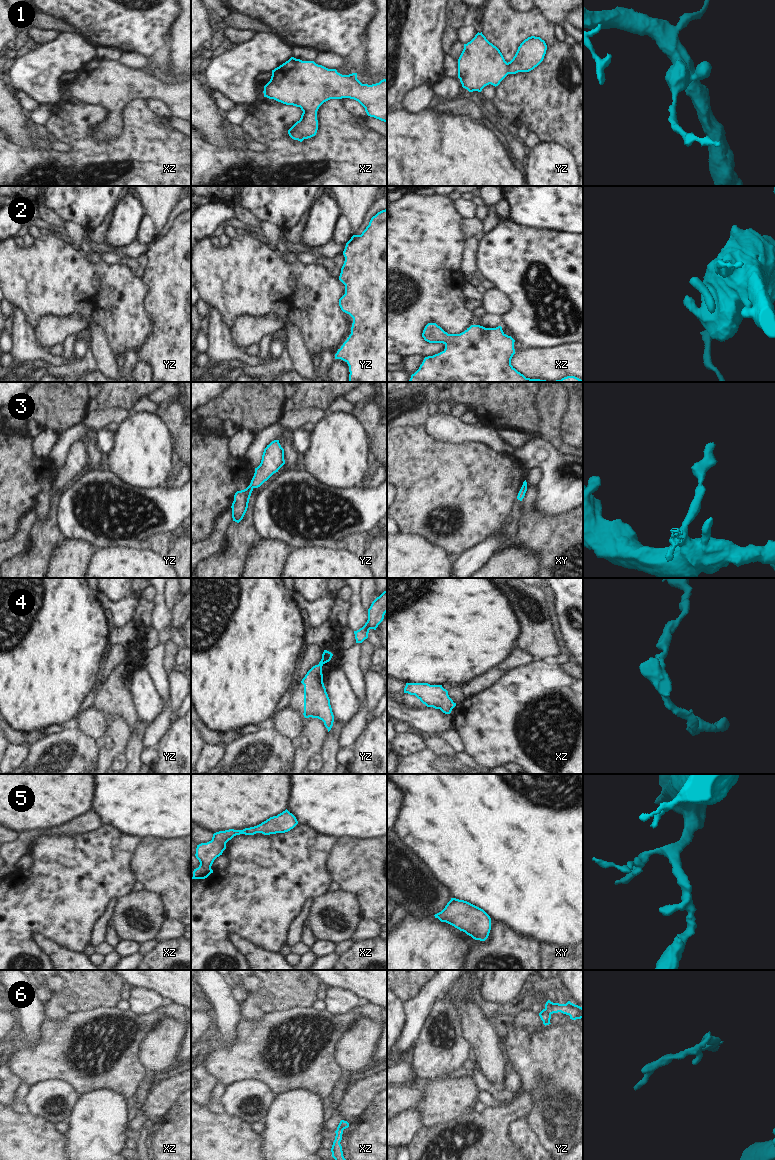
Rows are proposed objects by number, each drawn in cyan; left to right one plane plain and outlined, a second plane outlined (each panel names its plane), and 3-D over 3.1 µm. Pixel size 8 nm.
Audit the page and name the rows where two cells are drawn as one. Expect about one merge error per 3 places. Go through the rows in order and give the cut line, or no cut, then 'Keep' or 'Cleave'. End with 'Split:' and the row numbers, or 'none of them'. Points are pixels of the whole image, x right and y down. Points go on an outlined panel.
1: No split. Keep
2: No split. Keep
3: No split. Keep
4: No split. Keep
5: No split. Keep
6: Split along xz (337, 1128), (343, 1129). Cleave
Split: 6.

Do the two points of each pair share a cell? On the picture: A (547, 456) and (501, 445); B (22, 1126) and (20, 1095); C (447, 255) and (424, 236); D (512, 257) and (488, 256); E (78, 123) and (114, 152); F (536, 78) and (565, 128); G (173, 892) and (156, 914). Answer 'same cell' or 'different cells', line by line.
A: different cells
B: different cells
C: same cell
D: same cell
E: same cell
F: same cell
G: different cells

